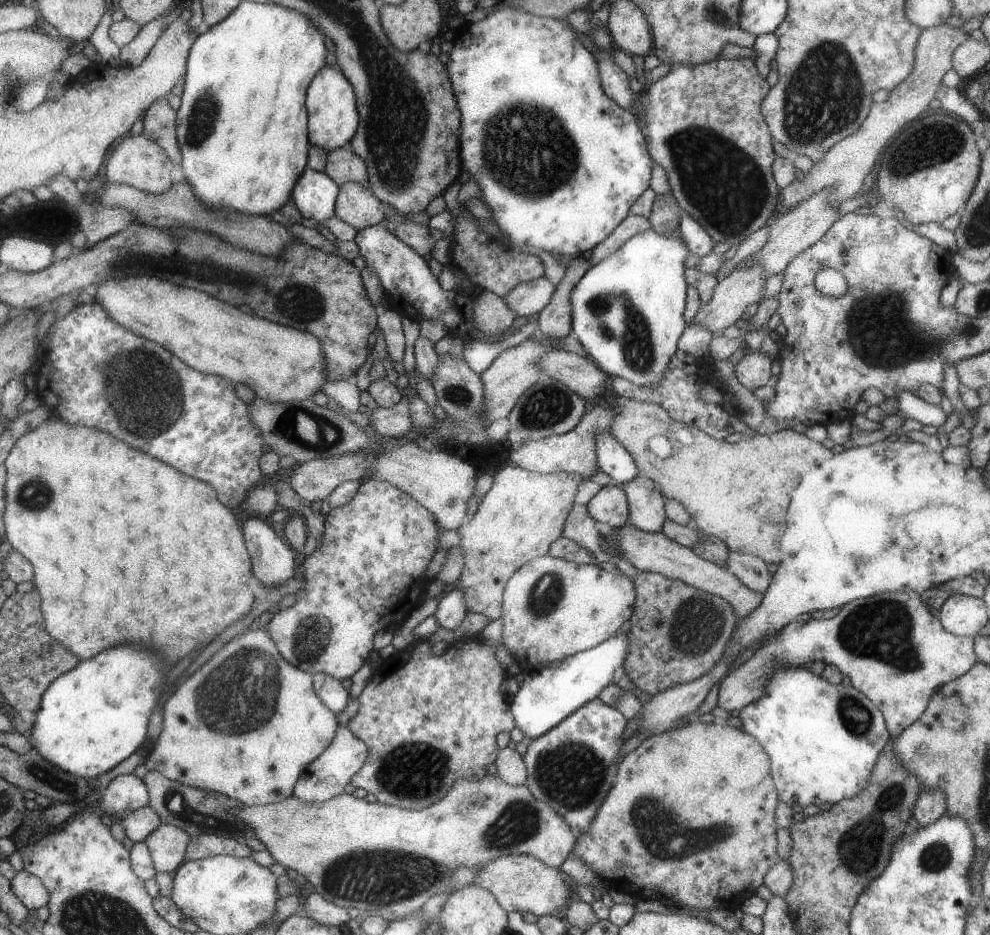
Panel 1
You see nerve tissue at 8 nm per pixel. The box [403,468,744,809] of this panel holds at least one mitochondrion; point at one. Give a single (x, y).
(697, 624)

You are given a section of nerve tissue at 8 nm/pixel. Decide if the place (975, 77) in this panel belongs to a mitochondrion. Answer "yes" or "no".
no

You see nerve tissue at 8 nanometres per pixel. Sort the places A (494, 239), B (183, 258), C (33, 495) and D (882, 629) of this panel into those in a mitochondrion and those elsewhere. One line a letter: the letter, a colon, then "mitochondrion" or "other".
A: other
B: mitochondrion
C: mitochondrion
D: mitochondrion

